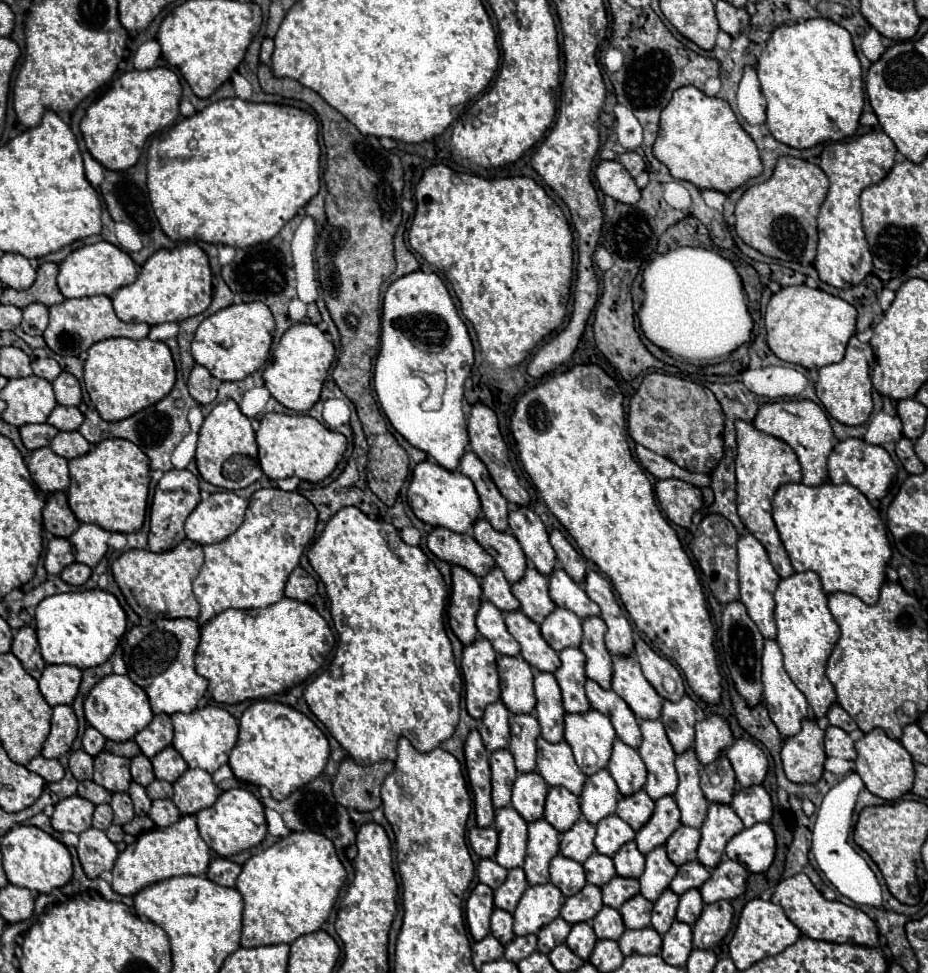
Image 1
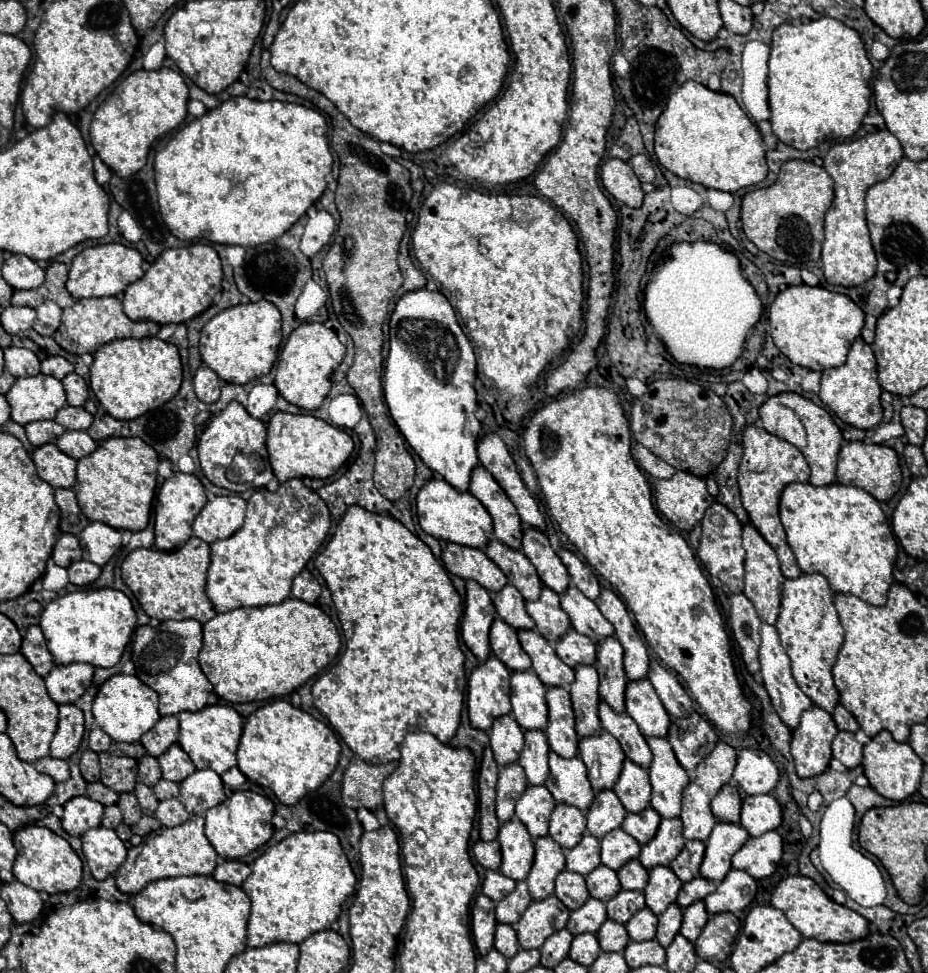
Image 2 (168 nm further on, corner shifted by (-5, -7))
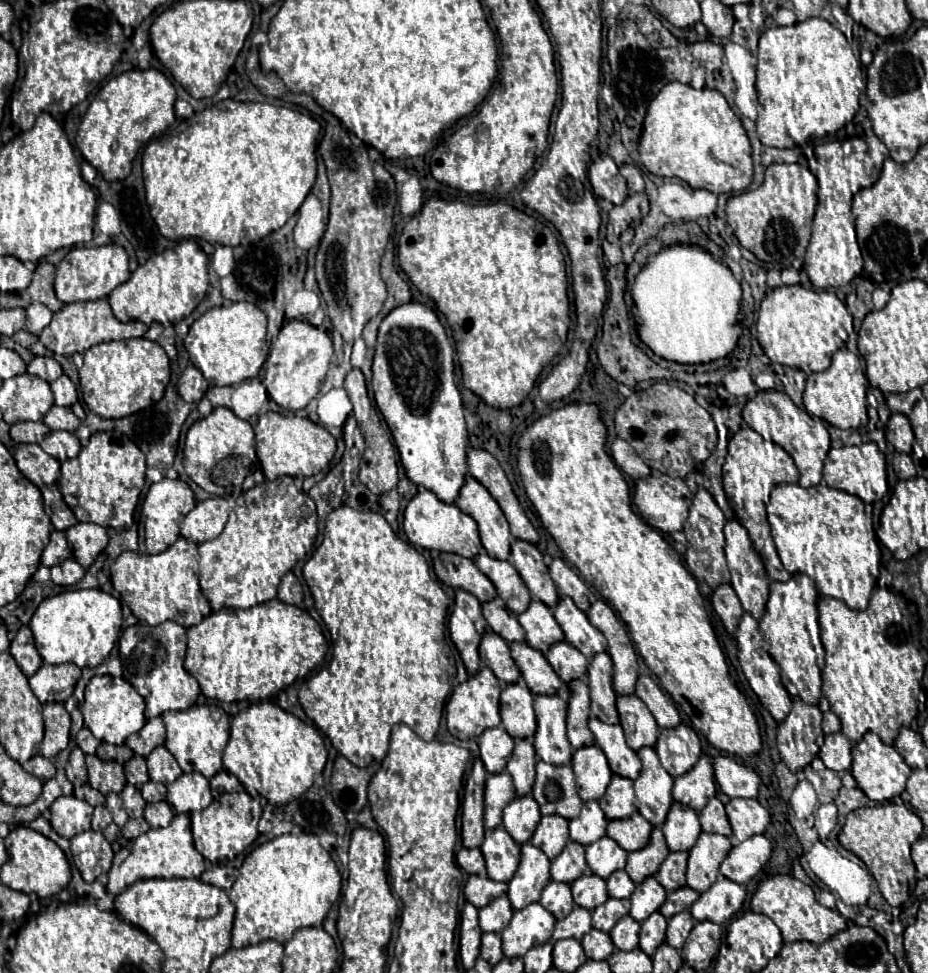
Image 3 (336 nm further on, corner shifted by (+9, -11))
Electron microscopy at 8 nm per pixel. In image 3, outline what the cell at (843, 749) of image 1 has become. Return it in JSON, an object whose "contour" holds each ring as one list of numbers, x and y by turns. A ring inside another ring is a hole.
{"contour":[[841,734,825,736,825,744,819,750,819,758,825,762,827,768,841,772,851,768,851,742]]}

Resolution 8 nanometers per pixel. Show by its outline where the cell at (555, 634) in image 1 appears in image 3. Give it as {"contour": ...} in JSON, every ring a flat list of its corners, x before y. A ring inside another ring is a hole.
{"contour":[[567,642,553,644,545,656,565,684,569,684,573,680,579,680,587,674,589,660,577,648,569,646]]}

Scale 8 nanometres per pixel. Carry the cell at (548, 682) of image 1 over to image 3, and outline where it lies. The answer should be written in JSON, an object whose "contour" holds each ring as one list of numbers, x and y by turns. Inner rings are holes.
{"contour":[[535,696,537,732,533,746,537,756,553,766,567,766,573,748,567,740,567,702,561,696]]}

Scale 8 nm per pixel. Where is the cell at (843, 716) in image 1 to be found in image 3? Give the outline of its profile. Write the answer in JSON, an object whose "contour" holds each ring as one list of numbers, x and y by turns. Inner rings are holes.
{"contour":[[831,710,823,714,823,732,825,732,825,734,841,732,841,722,839,722,839,718,837,718]]}

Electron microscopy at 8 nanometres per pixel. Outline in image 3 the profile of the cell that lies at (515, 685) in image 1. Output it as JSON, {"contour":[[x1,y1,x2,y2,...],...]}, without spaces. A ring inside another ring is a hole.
{"contour":[[525,682,507,684,501,692,501,720,511,738,531,740,537,722,533,712,533,694]]}

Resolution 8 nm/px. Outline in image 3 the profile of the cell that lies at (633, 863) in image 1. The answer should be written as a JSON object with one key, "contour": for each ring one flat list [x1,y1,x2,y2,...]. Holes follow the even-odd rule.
{"contour":[[619,870,619,872,613,872,607,880,607,890,609,890,609,896,611,898,631,898,633,890,635,890,635,884,633,880,627,876,627,872]]}

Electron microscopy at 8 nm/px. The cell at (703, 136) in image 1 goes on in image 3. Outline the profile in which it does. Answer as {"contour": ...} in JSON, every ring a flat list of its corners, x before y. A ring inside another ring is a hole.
{"contour":[[681,82,665,84,661,92,649,102,639,142,639,160,655,176,681,178,691,188,703,188,713,194,745,190,753,180,752,148,747,132,739,116,729,108,723,94,709,88,695,90,693,86]]}

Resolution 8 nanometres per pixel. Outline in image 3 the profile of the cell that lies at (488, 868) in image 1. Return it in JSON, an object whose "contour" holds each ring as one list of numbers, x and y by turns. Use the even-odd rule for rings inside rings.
{"contour":[[469,876,467,884,465,884,467,902,473,904,475,908,487,906,491,900,503,896,505,892,507,892,505,882,493,882,493,880,481,878,481,876]]}

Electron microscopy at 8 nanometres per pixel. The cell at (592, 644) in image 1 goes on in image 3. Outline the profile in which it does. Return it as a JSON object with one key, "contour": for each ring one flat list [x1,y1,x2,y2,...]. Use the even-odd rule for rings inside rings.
{"contour":[[607,652,593,656,587,678,591,690,591,714,605,724,619,724,615,708,617,694,613,690,613,662]]}

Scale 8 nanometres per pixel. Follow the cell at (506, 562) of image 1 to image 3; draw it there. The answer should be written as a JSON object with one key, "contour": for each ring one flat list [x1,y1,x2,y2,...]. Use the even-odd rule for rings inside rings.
{"contour":[[481,552,475,558,475,564,493,582,493,586,497,588,497,596,507,604,507,608,513,614,521,614,527,610,531,594,517,570,509,562,491,558,487,552]]}

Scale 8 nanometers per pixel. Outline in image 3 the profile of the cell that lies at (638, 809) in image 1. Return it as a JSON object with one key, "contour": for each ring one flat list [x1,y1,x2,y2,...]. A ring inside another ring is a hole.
{"contour":[[637,812,633,814,633,818,611,820,607,826,607,836,613,838,623,850,635,852,649,844,651,830,651,824]]}

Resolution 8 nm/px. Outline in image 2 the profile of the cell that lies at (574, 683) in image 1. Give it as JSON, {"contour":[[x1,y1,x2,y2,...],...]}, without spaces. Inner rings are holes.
{"contour":[[577,664,575,680,569,684,577,734,591,734,601,728,599,716,597,716,597,704,599,704,597,686,599,686,599,676,595,666]]}

